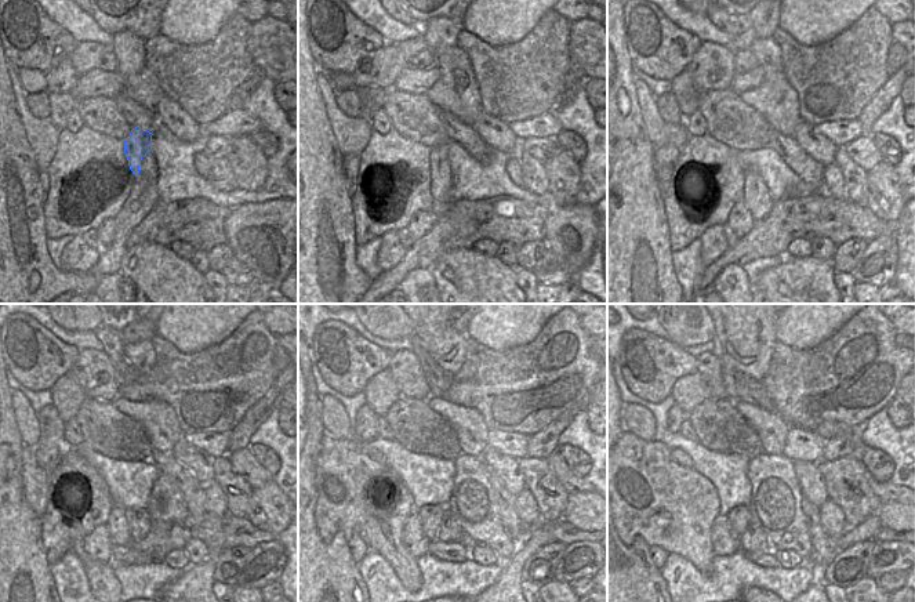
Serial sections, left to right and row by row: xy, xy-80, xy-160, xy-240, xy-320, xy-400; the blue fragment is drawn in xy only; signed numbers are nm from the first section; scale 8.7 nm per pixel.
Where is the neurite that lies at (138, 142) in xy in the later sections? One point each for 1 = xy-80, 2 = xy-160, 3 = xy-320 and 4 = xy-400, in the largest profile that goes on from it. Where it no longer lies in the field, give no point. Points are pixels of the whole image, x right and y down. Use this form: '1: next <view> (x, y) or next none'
1: next xy-80 (440, 182)
2: next xy-160 (755, 196)
3: next xy-320 (449, 532)
4: next xy-400 (752, 540)

